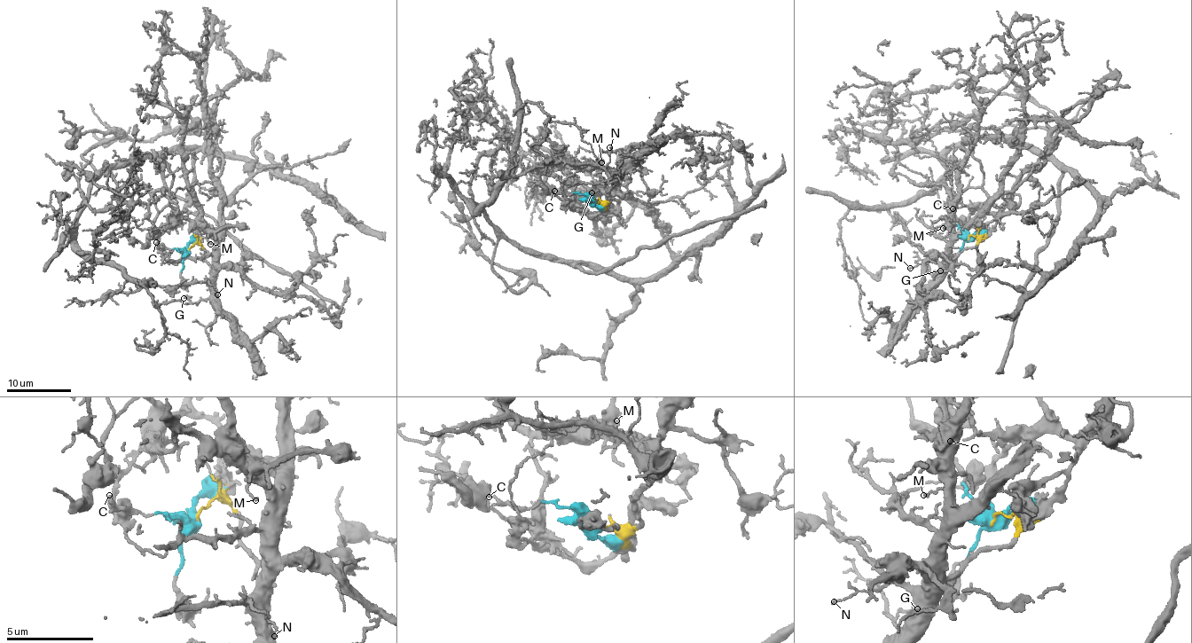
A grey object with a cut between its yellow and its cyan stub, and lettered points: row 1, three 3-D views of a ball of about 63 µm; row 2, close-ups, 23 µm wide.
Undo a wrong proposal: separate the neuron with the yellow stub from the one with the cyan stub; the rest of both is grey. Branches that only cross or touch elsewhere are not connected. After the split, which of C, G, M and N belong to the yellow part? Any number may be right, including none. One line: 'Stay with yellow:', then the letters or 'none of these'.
Stay with yellow: G, M, N

